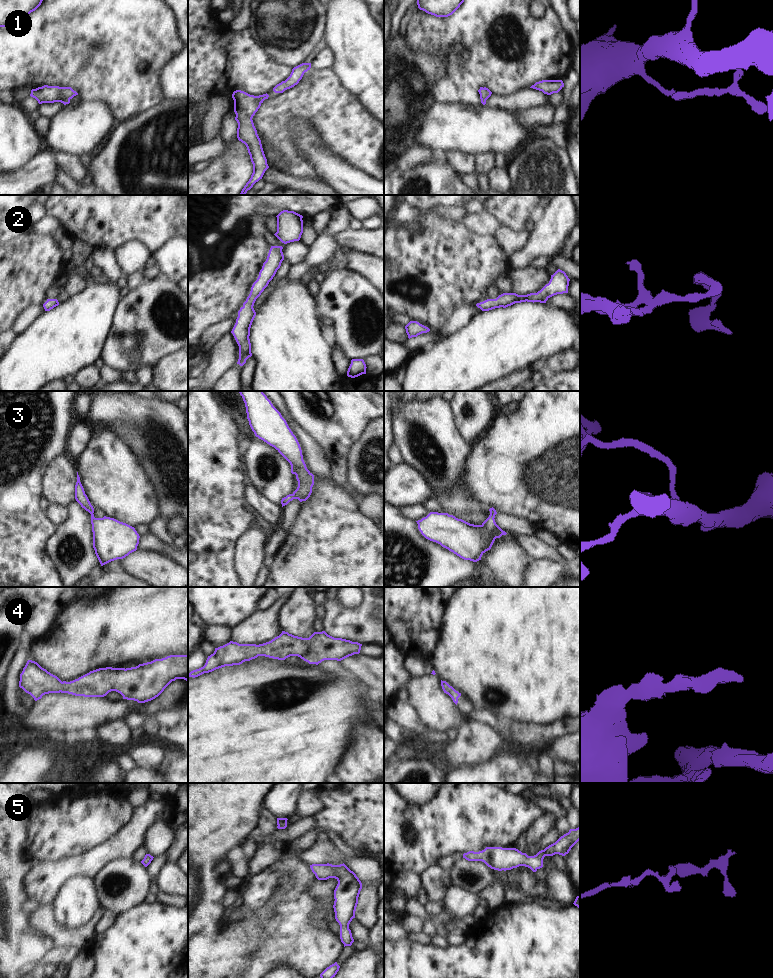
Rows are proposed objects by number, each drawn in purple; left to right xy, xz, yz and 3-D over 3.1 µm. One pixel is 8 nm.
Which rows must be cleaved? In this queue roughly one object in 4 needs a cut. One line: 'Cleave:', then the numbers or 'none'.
Cleave: none

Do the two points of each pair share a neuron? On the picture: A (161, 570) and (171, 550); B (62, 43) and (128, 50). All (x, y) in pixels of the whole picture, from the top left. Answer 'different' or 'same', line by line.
A: different
B: same

